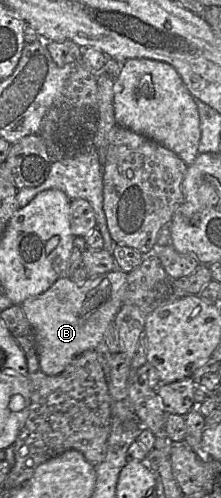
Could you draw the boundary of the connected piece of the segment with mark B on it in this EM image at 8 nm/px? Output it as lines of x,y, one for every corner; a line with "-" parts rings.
115,268
108,273
88,278
84,283
60,277
44,293
22,303
24,315
35,335
38,362
44,374
60,374
76,356
94,350
103,340
106,329
114,322
123,305
127,276
126,272

